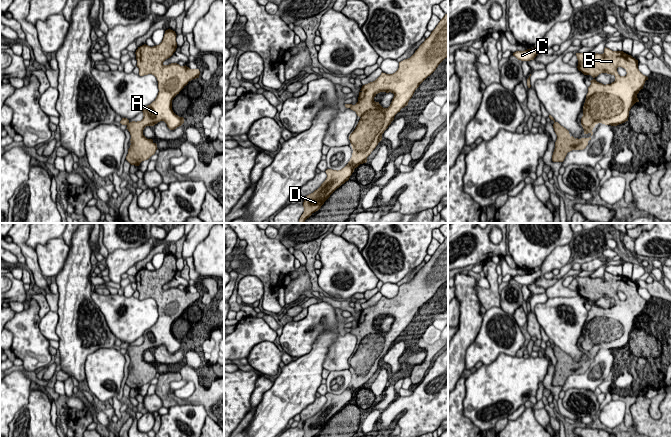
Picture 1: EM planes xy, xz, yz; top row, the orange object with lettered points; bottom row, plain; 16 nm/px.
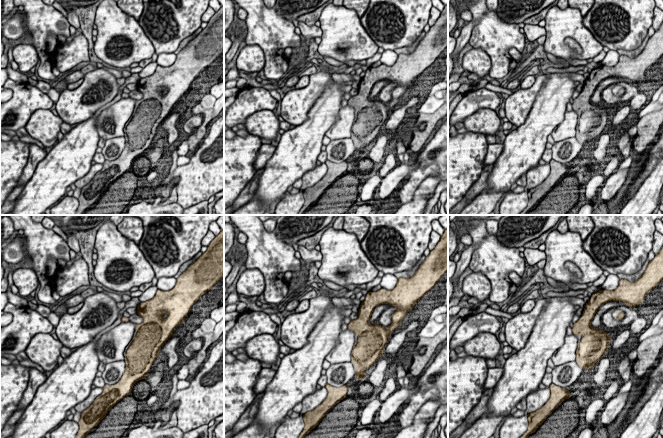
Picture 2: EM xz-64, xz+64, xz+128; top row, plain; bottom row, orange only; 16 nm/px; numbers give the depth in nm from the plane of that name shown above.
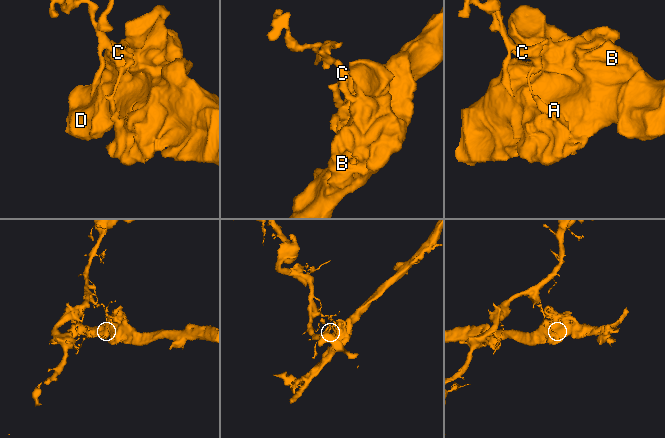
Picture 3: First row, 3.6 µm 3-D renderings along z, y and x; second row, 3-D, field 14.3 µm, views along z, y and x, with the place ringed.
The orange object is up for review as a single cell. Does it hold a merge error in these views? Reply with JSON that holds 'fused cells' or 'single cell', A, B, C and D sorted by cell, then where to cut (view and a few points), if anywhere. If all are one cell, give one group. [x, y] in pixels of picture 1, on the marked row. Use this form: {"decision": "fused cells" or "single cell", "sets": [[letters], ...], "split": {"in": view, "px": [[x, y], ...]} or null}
{"decision": "fused cells", "sets": [["A", "B", "D"], ["C"]], "split": {"in": "xz", "px": [[352, 105], [349, 107]]}}

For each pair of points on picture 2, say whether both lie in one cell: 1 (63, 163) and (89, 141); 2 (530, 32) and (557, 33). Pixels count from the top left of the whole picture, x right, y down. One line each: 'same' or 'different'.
1: same
2: different

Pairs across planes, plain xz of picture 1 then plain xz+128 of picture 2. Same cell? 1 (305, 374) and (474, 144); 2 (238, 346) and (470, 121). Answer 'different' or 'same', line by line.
1: different
2: different

